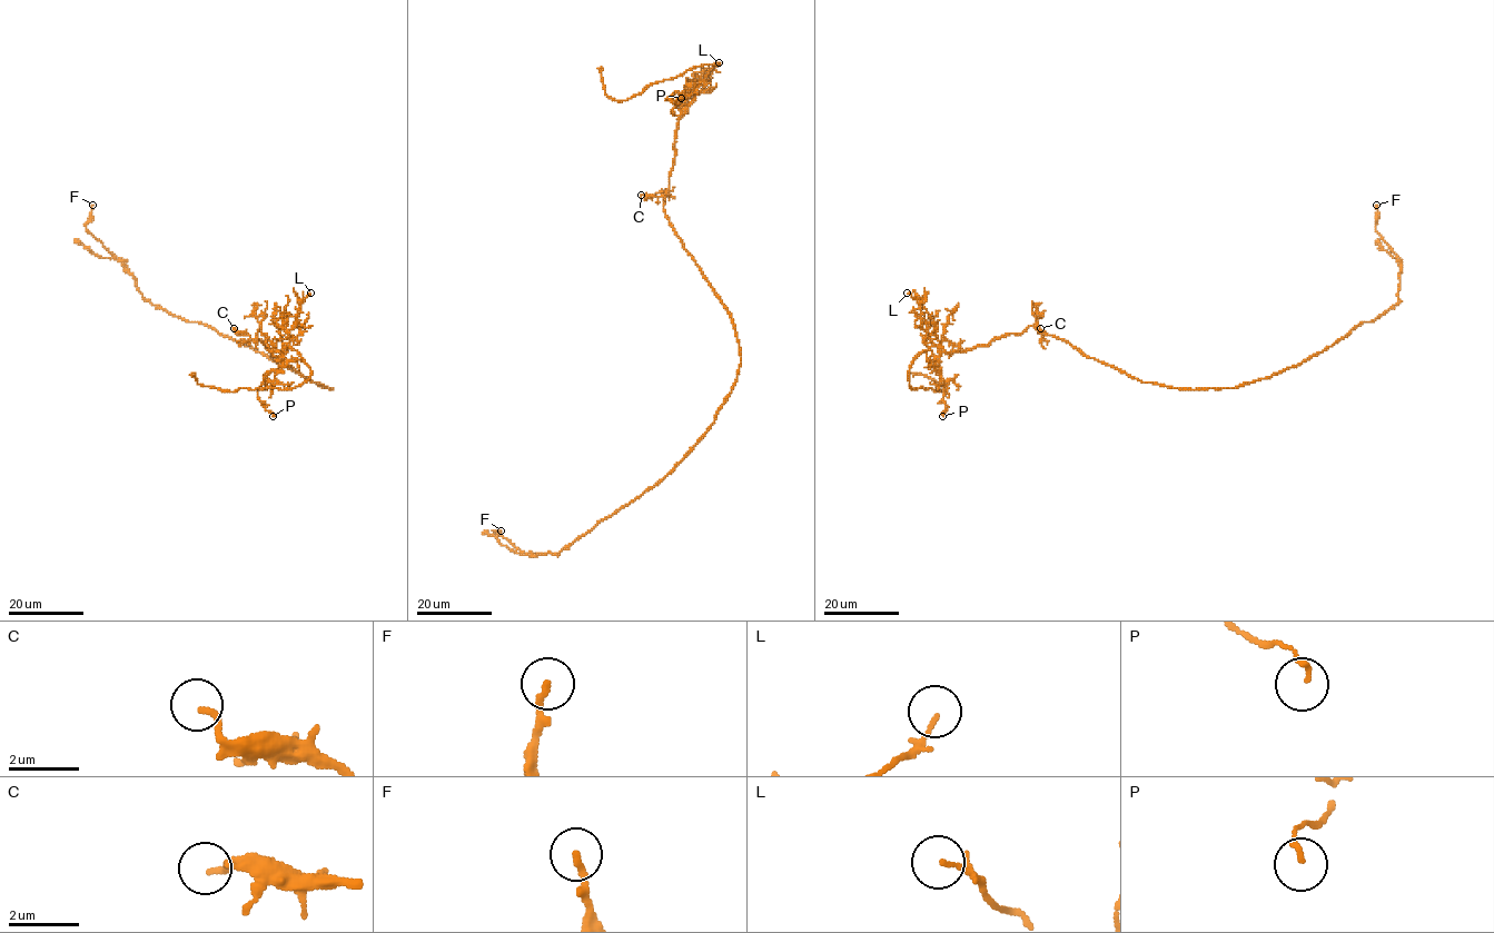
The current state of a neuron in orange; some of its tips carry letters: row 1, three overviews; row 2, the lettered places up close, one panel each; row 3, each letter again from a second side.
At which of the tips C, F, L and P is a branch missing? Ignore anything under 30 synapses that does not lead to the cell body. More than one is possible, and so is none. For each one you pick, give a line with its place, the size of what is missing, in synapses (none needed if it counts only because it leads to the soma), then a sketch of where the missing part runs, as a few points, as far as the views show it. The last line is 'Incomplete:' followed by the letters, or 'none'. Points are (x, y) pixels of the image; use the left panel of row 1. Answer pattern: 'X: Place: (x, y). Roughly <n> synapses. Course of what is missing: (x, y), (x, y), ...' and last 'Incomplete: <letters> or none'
Incomplete: none

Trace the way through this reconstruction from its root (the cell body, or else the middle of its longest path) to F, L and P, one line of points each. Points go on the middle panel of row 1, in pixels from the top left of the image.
F: (726, 307), (739, 345), (736, 380), (714, 423), (664, 478), (557, 554), (526, 555), (494, 529), (501, 530)
L: (726, 307), (684, 248), (664, 209), (680, 113), (693, 99), (695, 81), (719, 62)
P: (726, 307), (664, 209), (675, 130), (693, 96), (675, 93), (665, 99), (681, 98)

